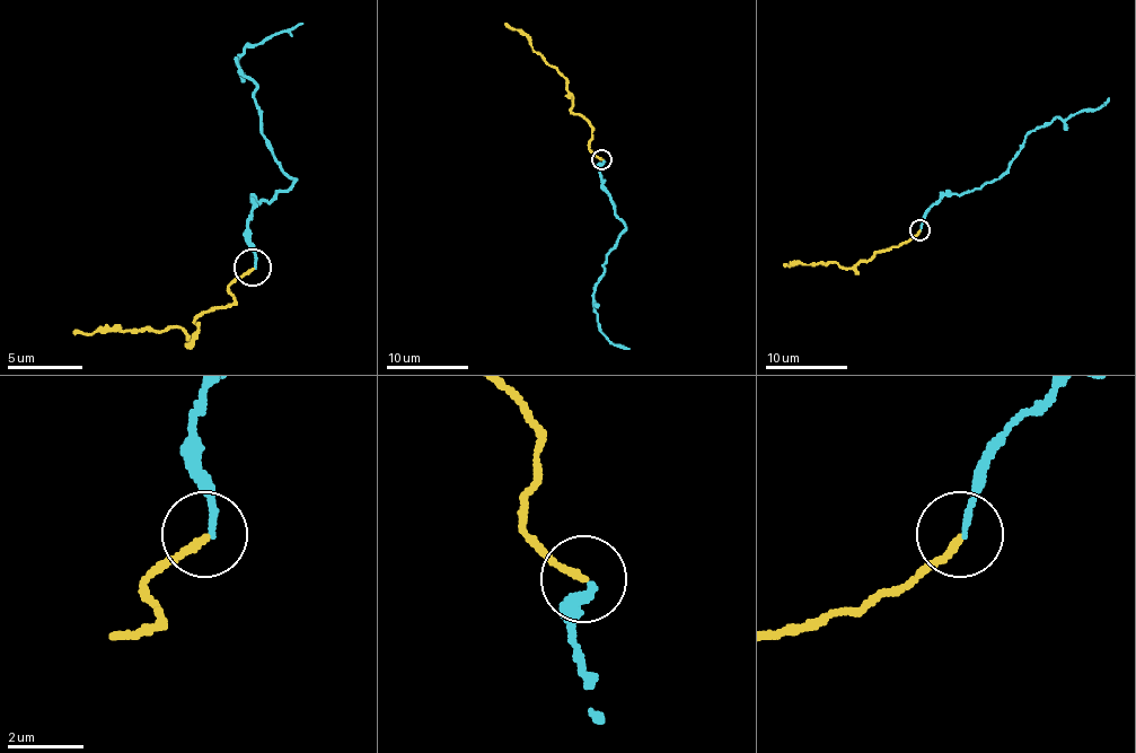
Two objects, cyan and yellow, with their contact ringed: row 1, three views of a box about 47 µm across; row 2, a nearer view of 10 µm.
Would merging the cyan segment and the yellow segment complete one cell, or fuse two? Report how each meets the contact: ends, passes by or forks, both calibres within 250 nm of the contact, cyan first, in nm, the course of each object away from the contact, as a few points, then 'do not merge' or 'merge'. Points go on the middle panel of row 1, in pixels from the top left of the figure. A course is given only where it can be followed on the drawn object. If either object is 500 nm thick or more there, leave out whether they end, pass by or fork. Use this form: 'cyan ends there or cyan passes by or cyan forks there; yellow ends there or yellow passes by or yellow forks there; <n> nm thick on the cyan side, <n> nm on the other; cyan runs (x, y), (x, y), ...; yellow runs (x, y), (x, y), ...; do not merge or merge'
cyan ends there; yellow ends there; 160 nm thick on the cyan side, 190 nm on the other; cyan runs (602, 159), (602, 184), (625, 231), (602, 264), (595, 309), (598, 330), (613, 343), (628, 348); yellow runs (602, 159), (590, 149), (592, 127), (572, 111), (568, 82), (533, 50), (525, 35), (504, 23); merge

